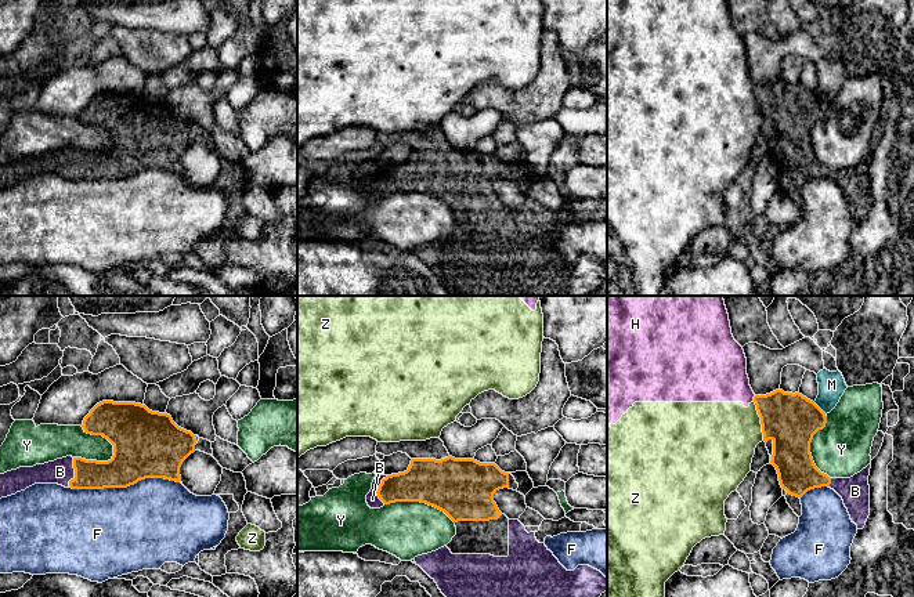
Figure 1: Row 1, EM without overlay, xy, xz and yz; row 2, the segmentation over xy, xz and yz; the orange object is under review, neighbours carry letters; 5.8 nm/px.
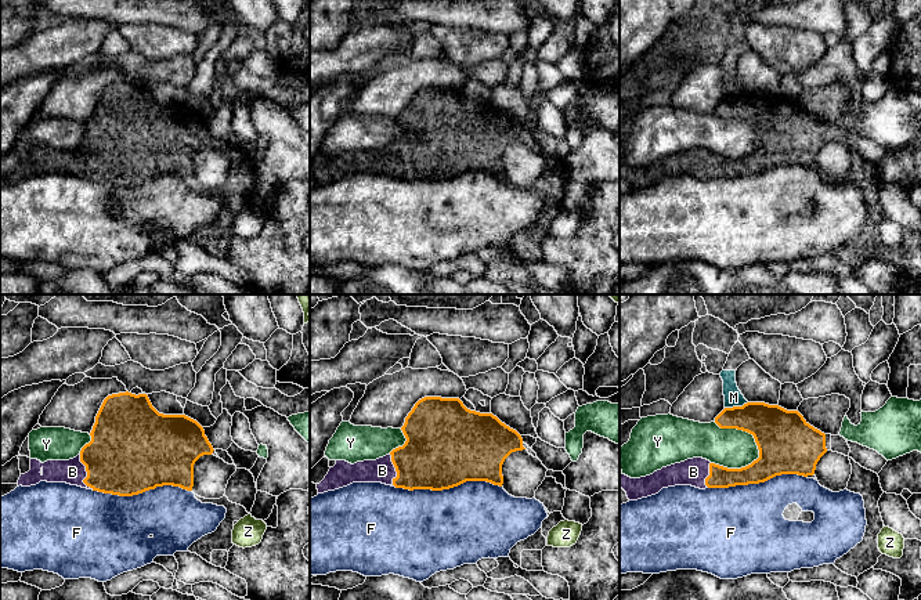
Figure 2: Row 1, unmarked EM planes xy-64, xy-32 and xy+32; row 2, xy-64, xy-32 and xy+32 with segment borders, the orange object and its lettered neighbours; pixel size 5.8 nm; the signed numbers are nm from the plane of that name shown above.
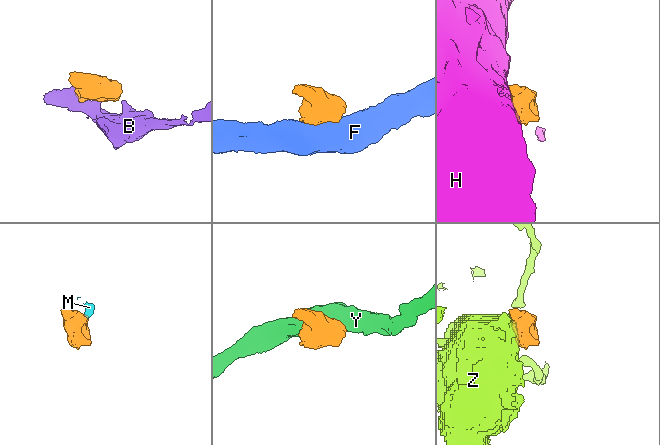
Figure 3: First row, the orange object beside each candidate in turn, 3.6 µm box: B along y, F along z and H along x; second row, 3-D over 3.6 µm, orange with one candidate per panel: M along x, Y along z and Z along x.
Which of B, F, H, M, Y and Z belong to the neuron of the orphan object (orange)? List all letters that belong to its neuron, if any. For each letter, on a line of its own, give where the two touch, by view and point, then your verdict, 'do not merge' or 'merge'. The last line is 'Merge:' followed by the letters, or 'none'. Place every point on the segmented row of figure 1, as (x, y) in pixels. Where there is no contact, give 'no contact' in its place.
B: meets orange in xy at (75, 473); merge
F: meets orange in xy at (125, 487); do not merge
H: meets orange in yz at (754, 398); do not merge
M: meets orange in yz at (819, 408); do not merge
Y: meets orange in xy at (104, 437); do not merge
Z: meets orange in yz at (761, 420); do not merge
Merge: B

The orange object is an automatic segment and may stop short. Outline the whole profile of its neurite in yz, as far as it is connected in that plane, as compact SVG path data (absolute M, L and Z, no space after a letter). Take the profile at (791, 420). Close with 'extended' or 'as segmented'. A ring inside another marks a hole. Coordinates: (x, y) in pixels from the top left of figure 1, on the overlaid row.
M783 390L755 395L754 402L763 441L773 441L770 463L777 470L781 488L796 498L814 488L834 489L842 498L852 522L863 529L870 515L871 463L850 478L830 478L816 467L810 453L813 435L826 427L826 413L802 394Z; extended

